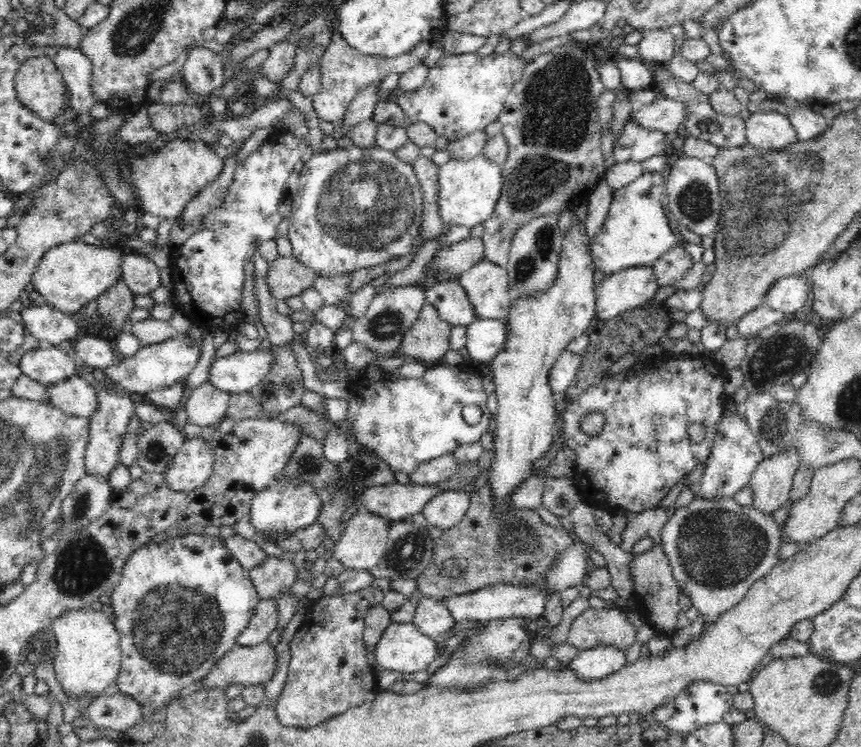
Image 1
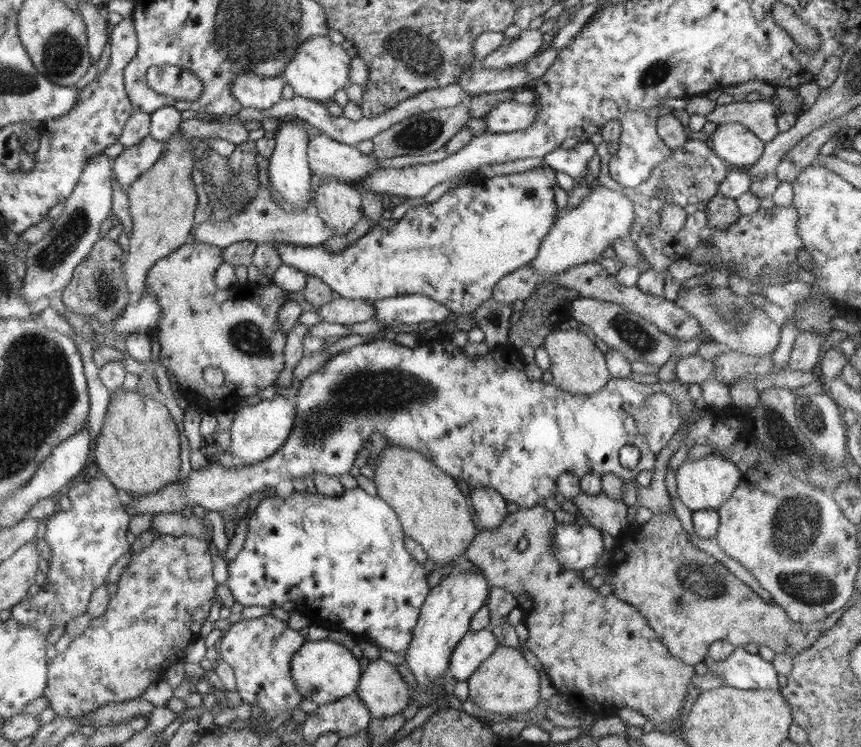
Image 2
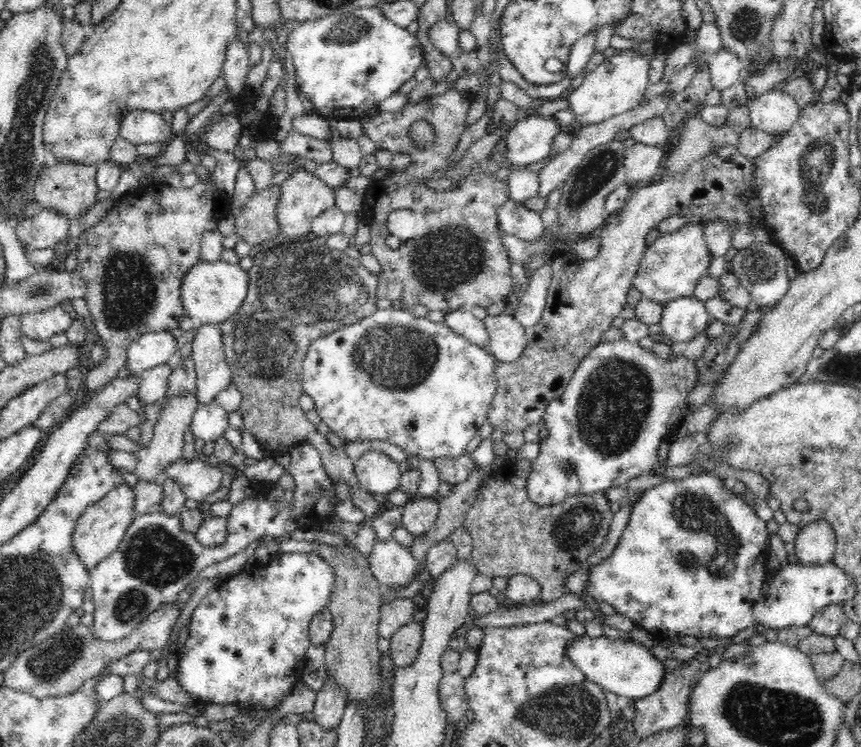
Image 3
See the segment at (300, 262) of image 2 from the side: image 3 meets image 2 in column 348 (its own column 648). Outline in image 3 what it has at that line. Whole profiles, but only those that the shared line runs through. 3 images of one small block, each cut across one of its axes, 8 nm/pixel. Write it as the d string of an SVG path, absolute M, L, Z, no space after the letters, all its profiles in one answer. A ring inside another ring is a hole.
M694 223L686 224L673 233L661 234L645 248L639 271L633 278L633 287L642 292L642 297L658 303L692 297L700 278L707 275L712 259L703 227Z

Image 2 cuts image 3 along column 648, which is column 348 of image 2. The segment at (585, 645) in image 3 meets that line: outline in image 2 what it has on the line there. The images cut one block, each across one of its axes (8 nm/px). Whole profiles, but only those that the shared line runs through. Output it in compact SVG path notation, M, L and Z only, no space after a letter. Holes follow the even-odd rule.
M308 639L304 646L292 655L291 673L303 698L323 705L356 692L362 668L358 659L343 644L330 642L328 639L318 641Z

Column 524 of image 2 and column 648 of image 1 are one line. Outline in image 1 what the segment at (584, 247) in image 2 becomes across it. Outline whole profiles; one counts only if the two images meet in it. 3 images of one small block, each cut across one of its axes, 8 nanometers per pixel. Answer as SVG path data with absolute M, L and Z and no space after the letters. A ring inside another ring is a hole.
M633 266L606 275L595 286L598 319L610 320L648 302L659 288L653 267Z

